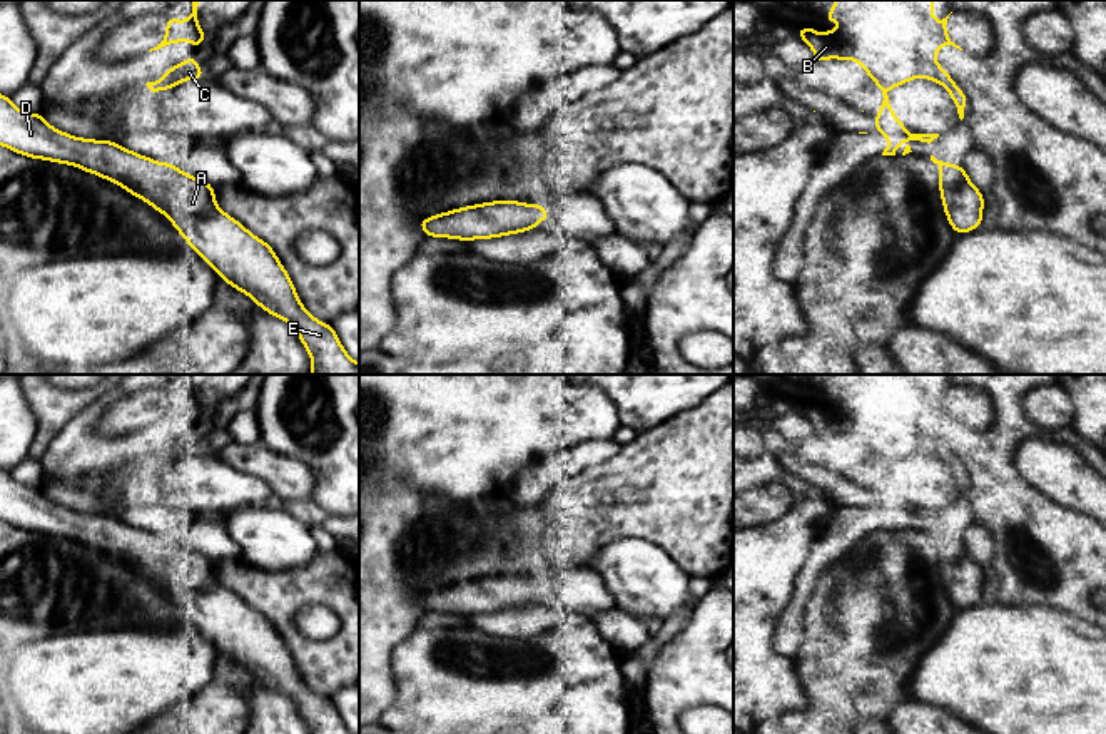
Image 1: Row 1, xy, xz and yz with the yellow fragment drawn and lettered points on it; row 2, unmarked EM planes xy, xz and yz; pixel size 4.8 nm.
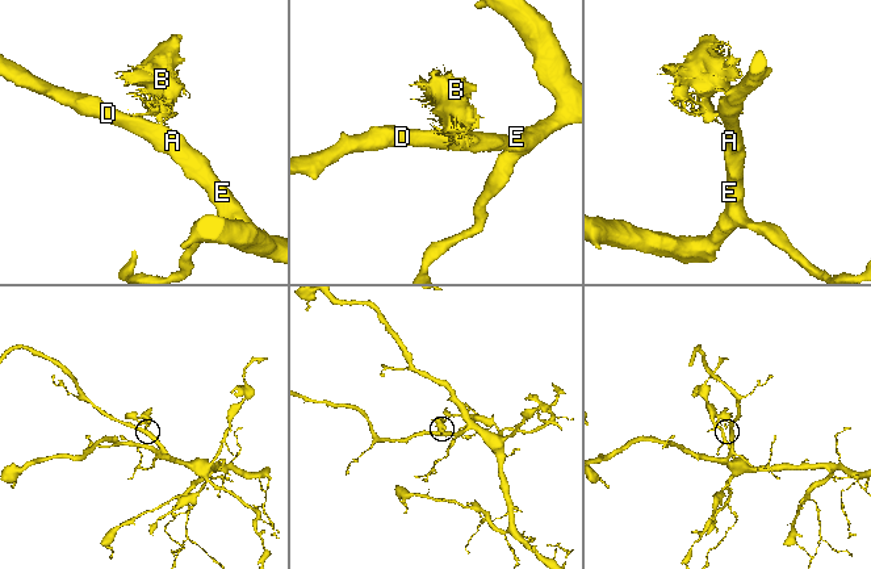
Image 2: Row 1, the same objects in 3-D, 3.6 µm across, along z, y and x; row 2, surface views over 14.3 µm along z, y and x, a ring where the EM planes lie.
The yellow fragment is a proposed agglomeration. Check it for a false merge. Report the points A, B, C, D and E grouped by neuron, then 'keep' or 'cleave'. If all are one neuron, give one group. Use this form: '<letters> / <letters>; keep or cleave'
A D E / B C; cleave

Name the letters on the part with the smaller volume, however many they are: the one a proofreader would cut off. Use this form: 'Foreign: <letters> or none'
Foreign: B, C

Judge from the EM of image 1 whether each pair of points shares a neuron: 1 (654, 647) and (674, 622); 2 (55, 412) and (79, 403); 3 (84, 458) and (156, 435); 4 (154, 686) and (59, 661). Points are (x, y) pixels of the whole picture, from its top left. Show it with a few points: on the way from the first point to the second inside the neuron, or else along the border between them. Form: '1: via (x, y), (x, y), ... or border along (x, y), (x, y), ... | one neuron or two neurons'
1: via (659, 641), (669, 629) | one neuron
2: via (60, 407), (74, 403) | one neuron
3: via (102, 455), (137, 447) | one neuron
4: via (131, 681), (82, 681) | one neuron

